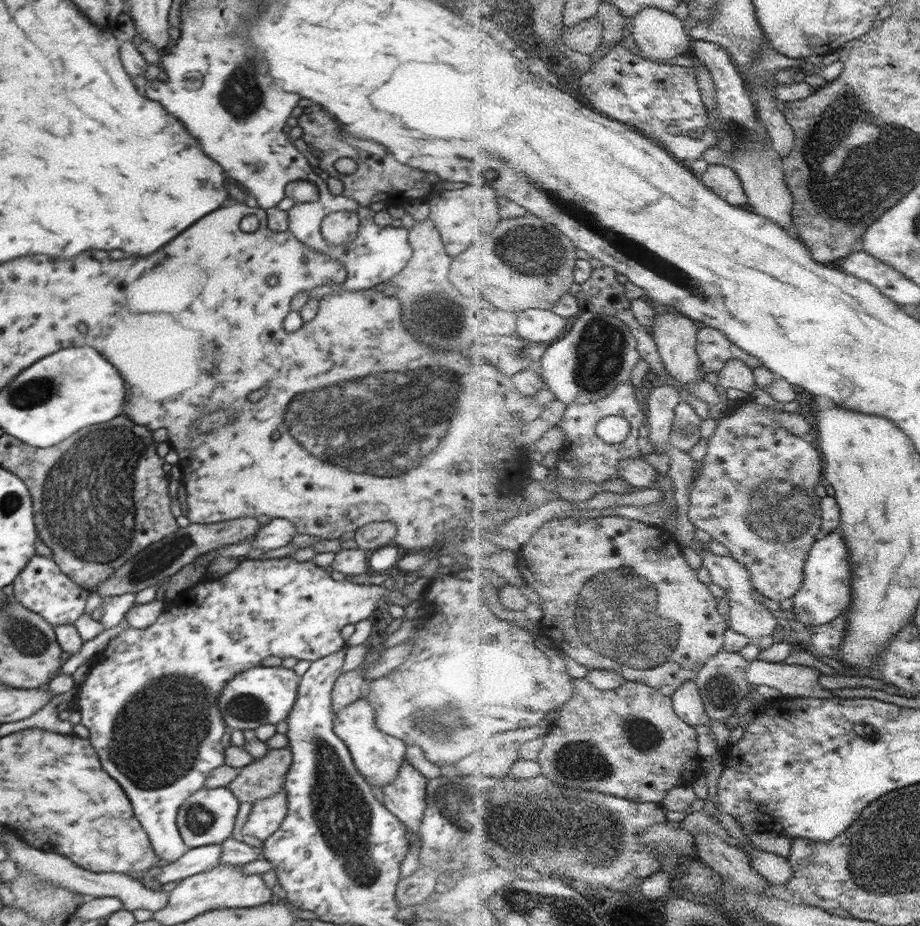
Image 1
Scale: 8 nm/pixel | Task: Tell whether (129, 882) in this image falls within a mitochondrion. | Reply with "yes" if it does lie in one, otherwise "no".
no

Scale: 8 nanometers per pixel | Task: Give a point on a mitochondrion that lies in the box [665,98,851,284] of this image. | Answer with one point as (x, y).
(737, 132)

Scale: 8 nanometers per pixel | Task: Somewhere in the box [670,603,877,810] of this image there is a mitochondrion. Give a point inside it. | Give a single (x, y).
(720, 688)

